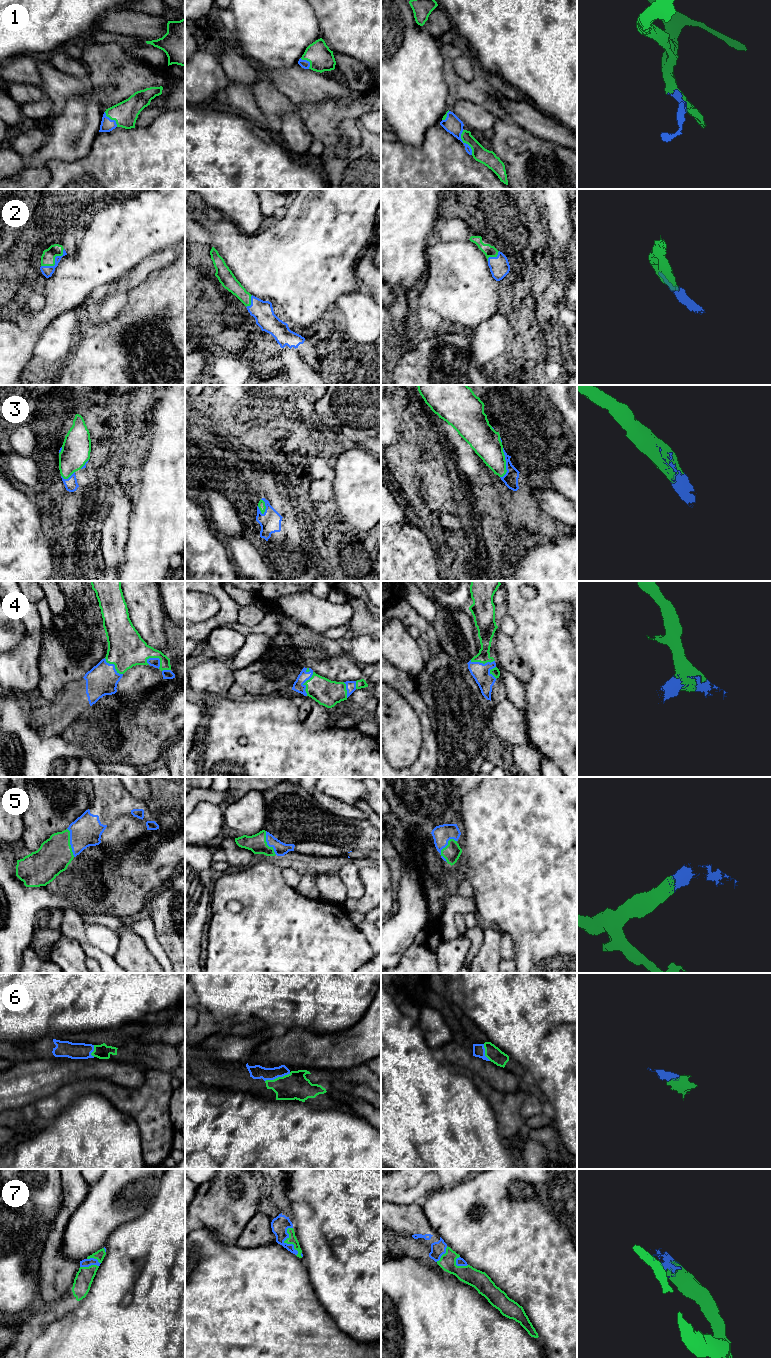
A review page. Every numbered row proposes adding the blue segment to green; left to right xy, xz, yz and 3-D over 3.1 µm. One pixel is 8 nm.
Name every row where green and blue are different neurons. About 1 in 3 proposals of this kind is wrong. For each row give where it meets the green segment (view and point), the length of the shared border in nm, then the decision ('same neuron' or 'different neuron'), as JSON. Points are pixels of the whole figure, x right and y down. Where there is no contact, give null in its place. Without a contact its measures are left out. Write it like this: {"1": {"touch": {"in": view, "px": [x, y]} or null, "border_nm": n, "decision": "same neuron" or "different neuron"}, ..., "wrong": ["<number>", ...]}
{"1": {"touch": {"in": "yz", "px": [464, 142]}, "border_nm": 220, "decision": "same neuron"}, "2": {"touch": {"in": "xy", "px": [54, 261]}, "border_nm": 240, "decision": "same neuron"}, "3": {"touch": {"in": "yz", "px": [505, 463]}, "border_nm": 240, "decision": "same neuron"}, "4": {"touch": {"in": "xy", "px": [157, 657]}, "border_nm": 130, "decision": "same neuron"}, "5": {"touch": {"in": "yz", "px": [442, 849]}, "border_nm": 200, "decision": "same neuron"}, "6": {"touch": {"in": "xz", "px": [278, 1077]}, "border_nm": 220, "decision": "same neuron"}, "7": {"touch": {"in": "xz", "px": [287, 1243]}, "border_nm": 240, "decision": "same neuron"}, "wrong": []}

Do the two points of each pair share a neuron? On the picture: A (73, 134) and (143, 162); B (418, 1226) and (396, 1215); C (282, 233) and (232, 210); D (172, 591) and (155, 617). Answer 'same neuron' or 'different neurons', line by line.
A: different neurons
B: same neuron
C: different neurons
D: different neurons

